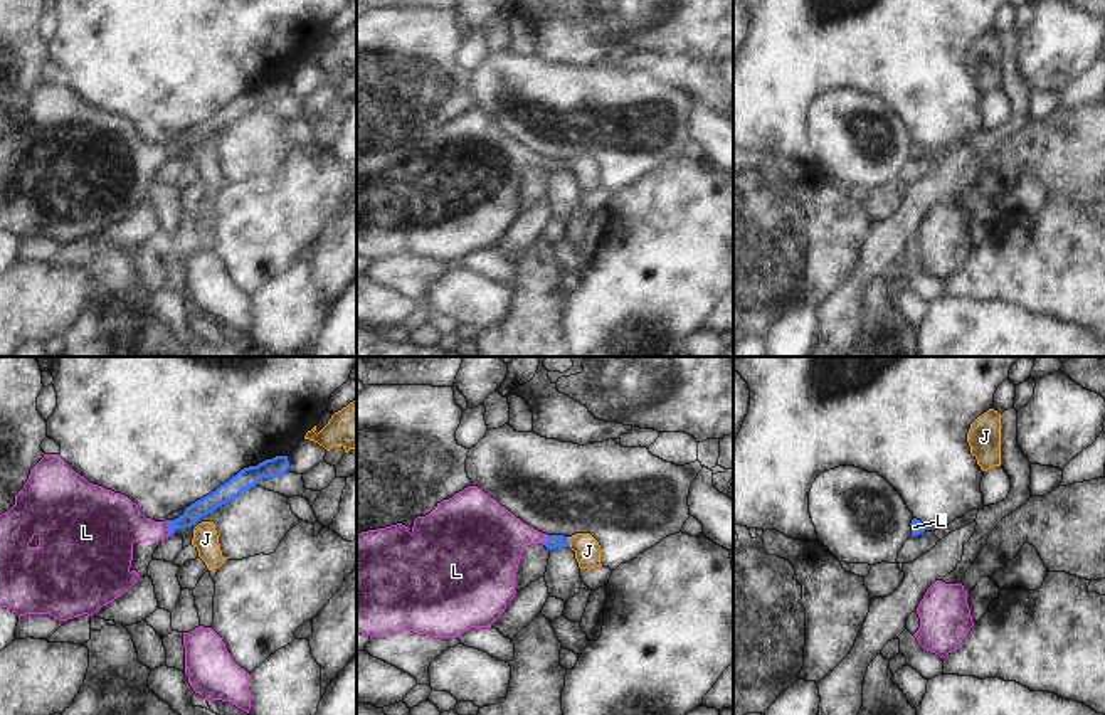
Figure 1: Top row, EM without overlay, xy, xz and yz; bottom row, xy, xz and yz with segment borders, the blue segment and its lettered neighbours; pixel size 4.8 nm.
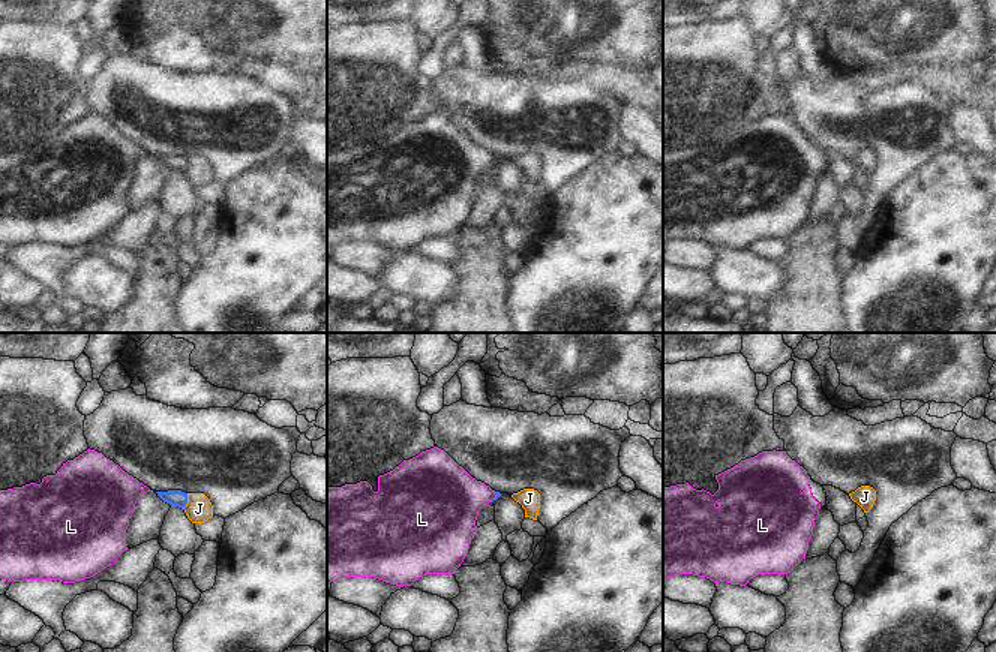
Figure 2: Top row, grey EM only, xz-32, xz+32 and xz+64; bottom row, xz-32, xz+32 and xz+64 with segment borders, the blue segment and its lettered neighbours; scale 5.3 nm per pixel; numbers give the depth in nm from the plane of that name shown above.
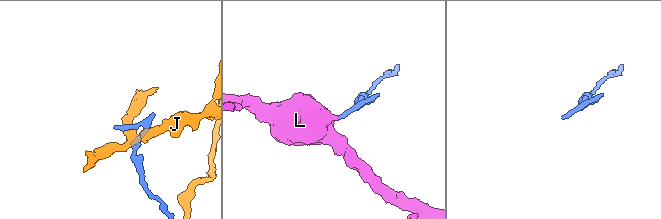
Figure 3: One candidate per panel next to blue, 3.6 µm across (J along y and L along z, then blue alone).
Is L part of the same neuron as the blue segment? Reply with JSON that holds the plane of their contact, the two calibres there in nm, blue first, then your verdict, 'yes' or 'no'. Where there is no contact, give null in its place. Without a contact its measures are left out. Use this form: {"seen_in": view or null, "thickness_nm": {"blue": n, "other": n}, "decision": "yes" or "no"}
{"seen_in": "xy", "thickness_nm": {"blue": 80, "other": 220}, "decision": "yes"}

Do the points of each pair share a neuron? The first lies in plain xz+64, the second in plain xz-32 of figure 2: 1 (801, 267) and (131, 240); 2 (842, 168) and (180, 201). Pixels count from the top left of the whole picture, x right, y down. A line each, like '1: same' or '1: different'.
1: different
2: same

